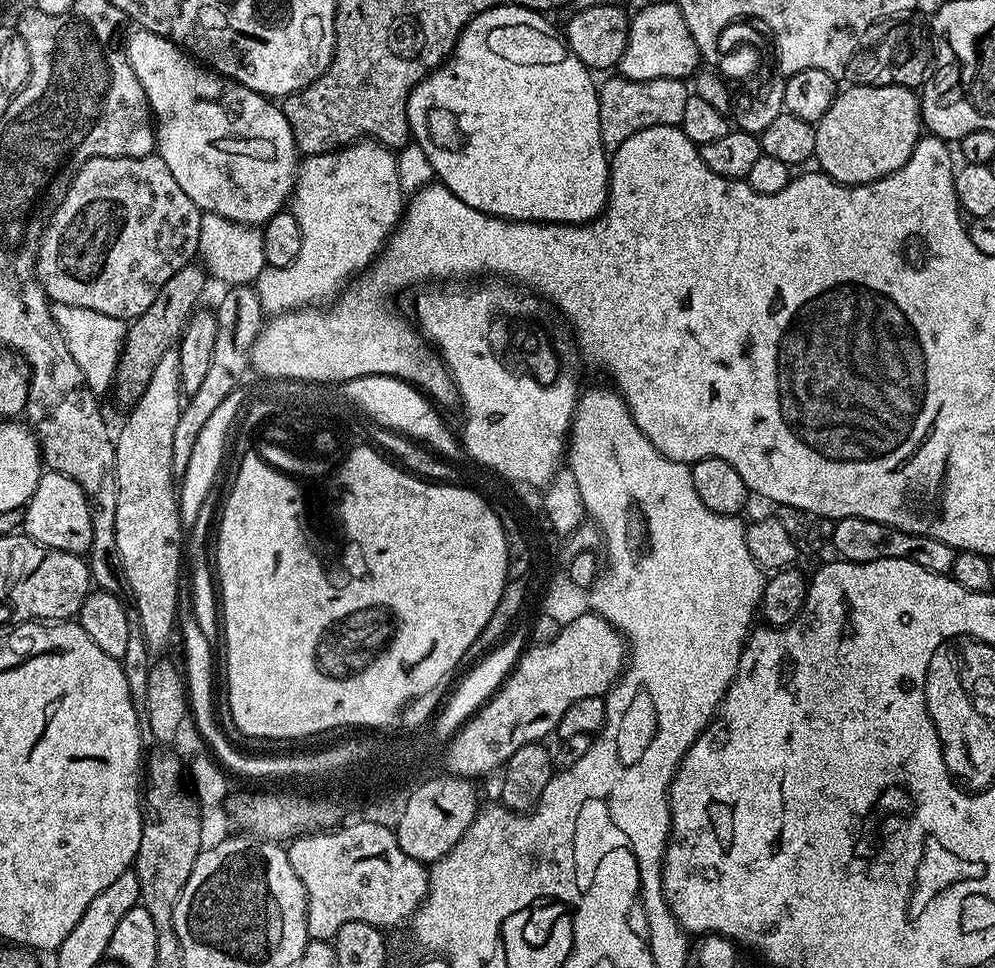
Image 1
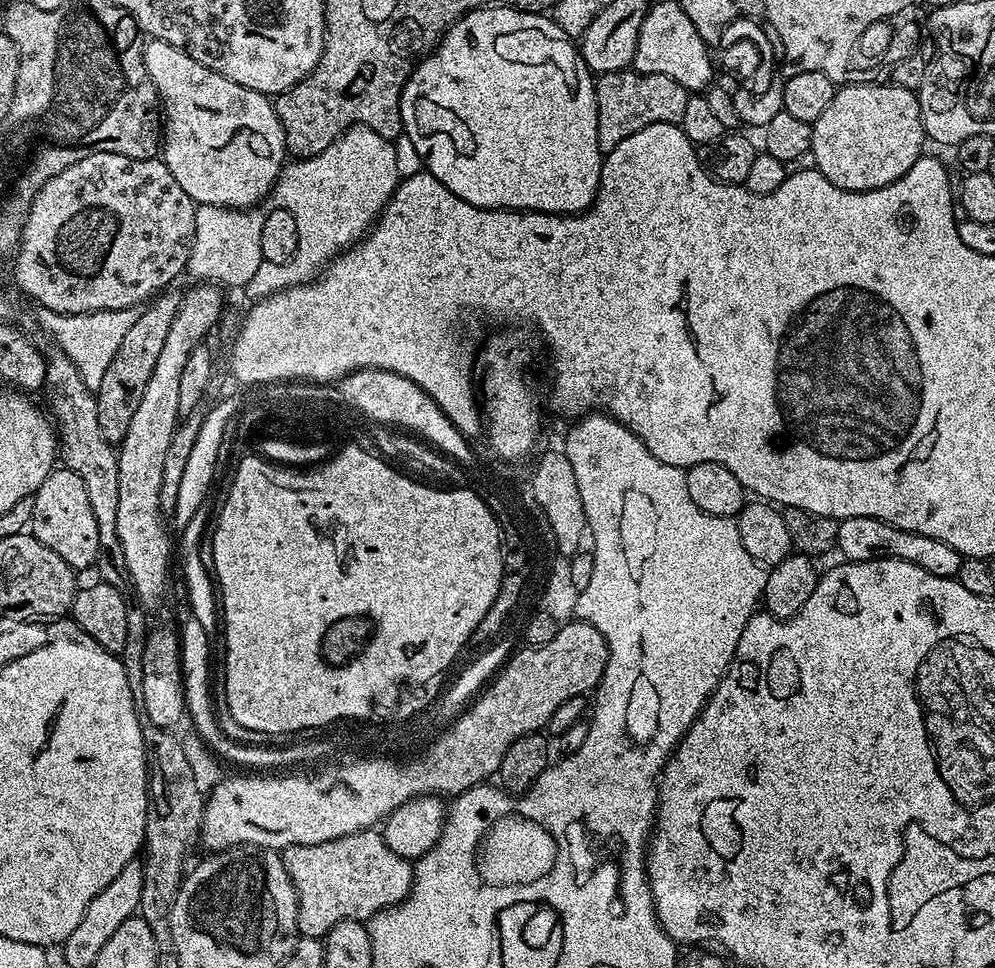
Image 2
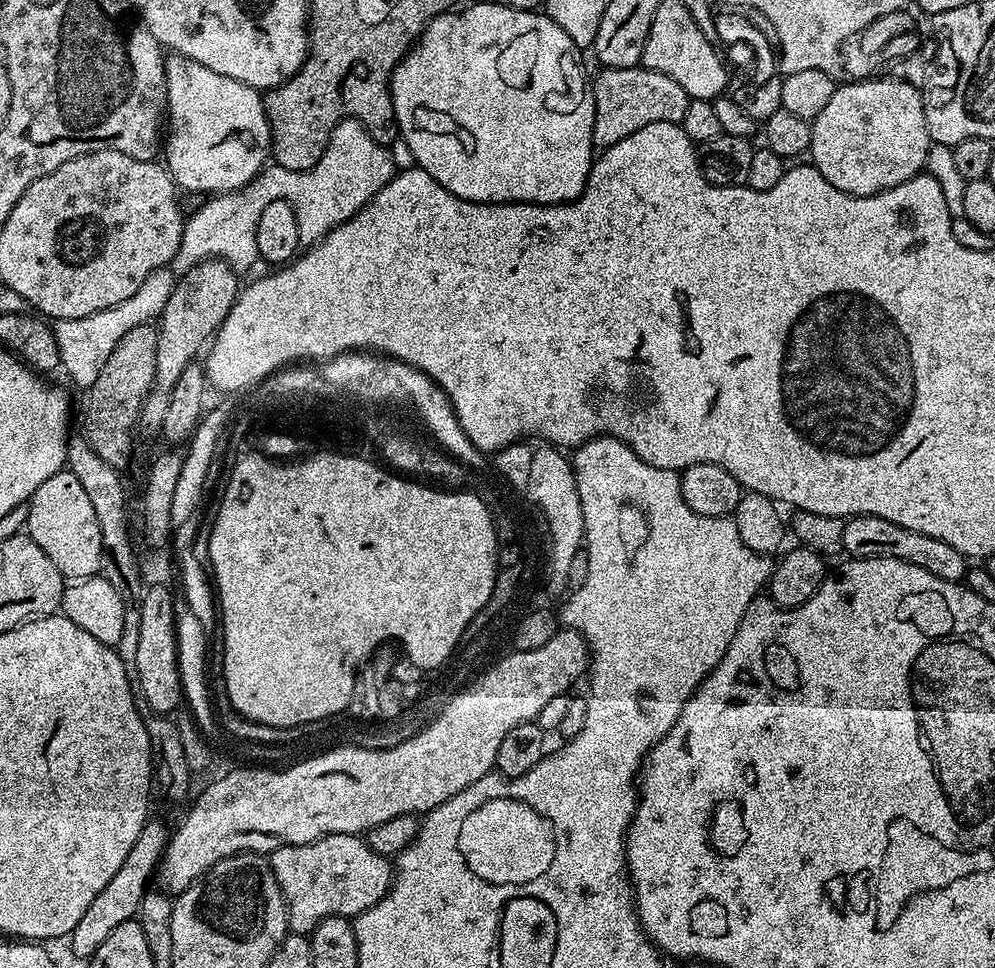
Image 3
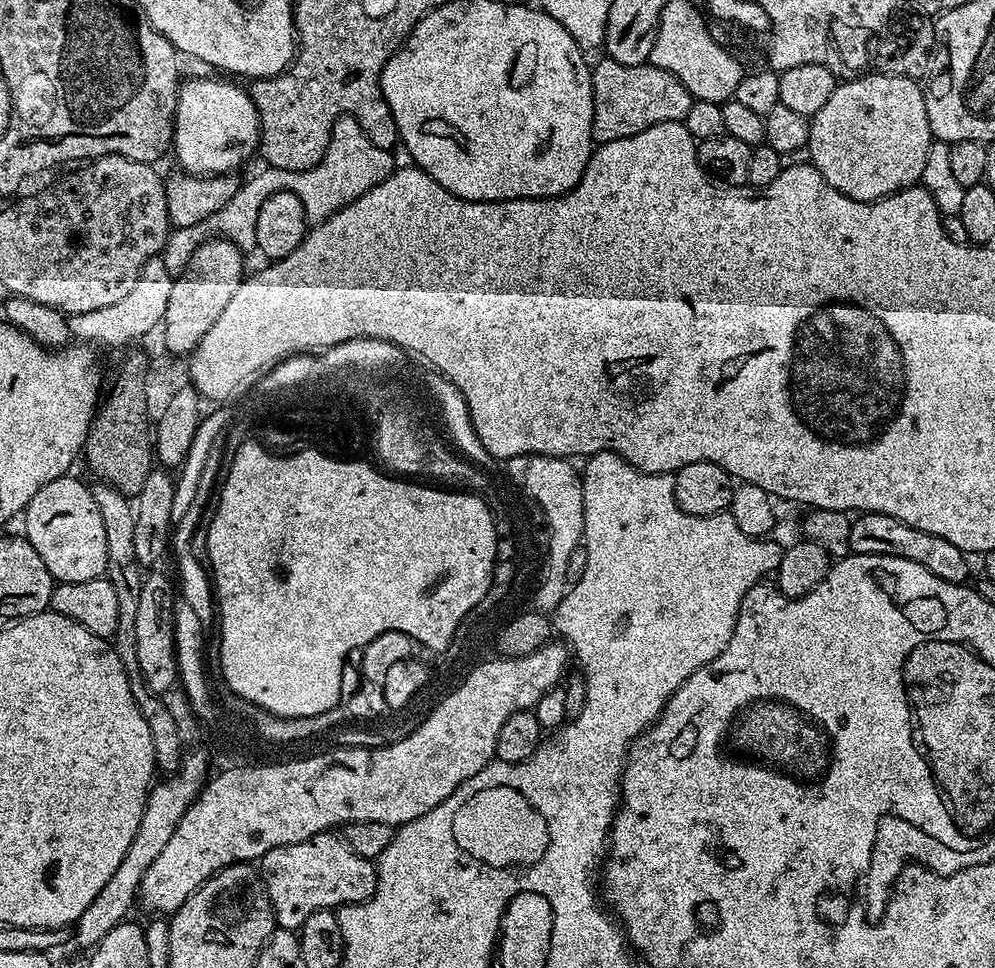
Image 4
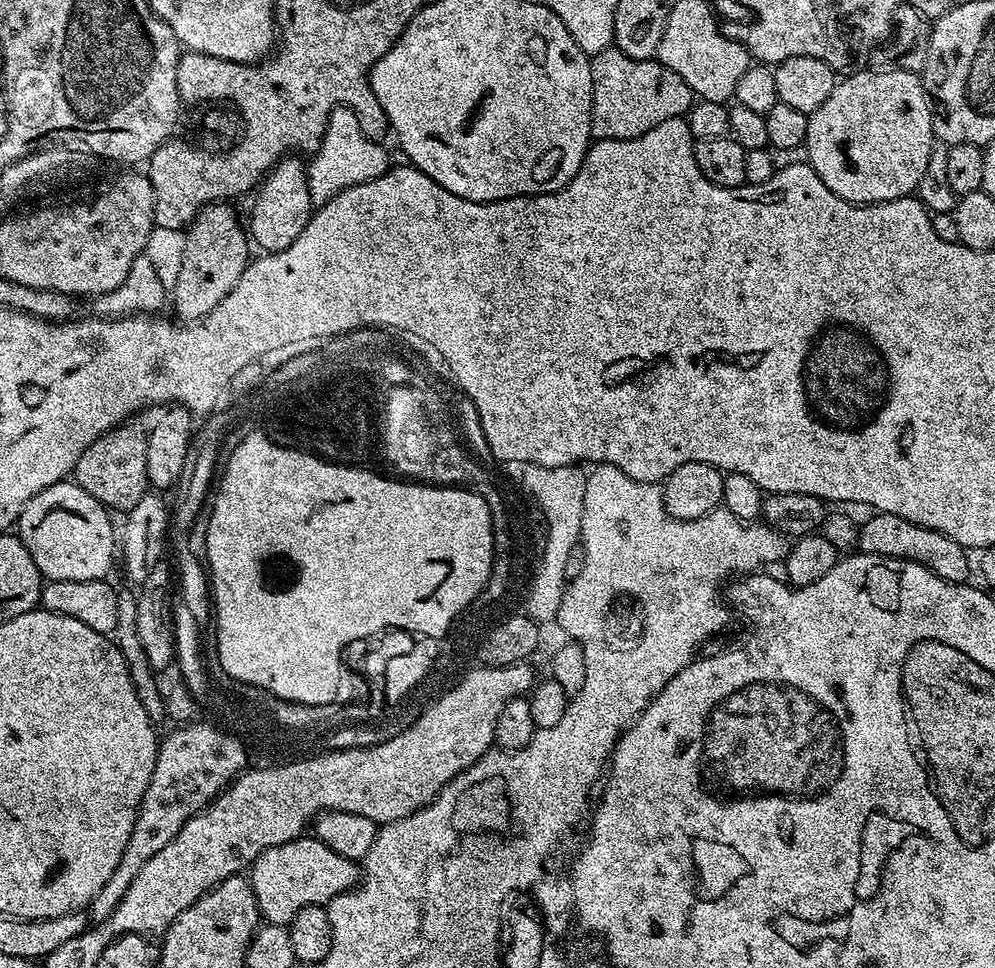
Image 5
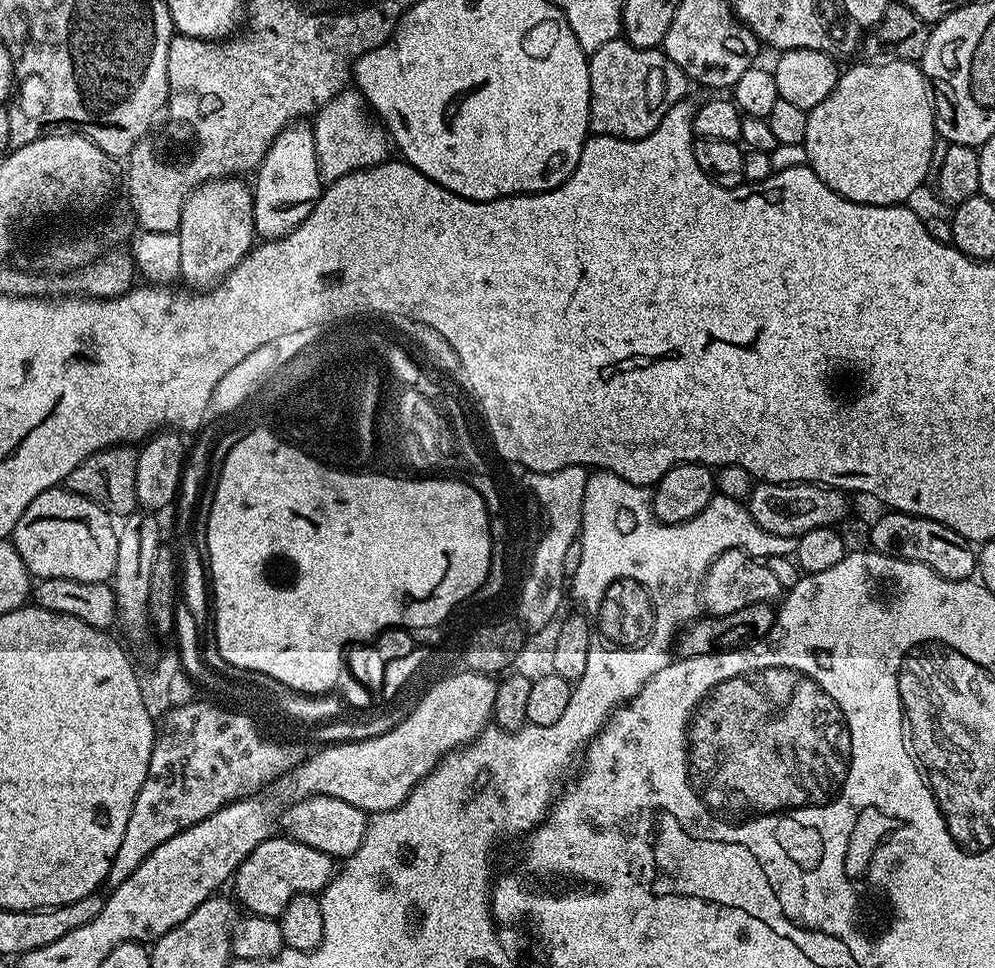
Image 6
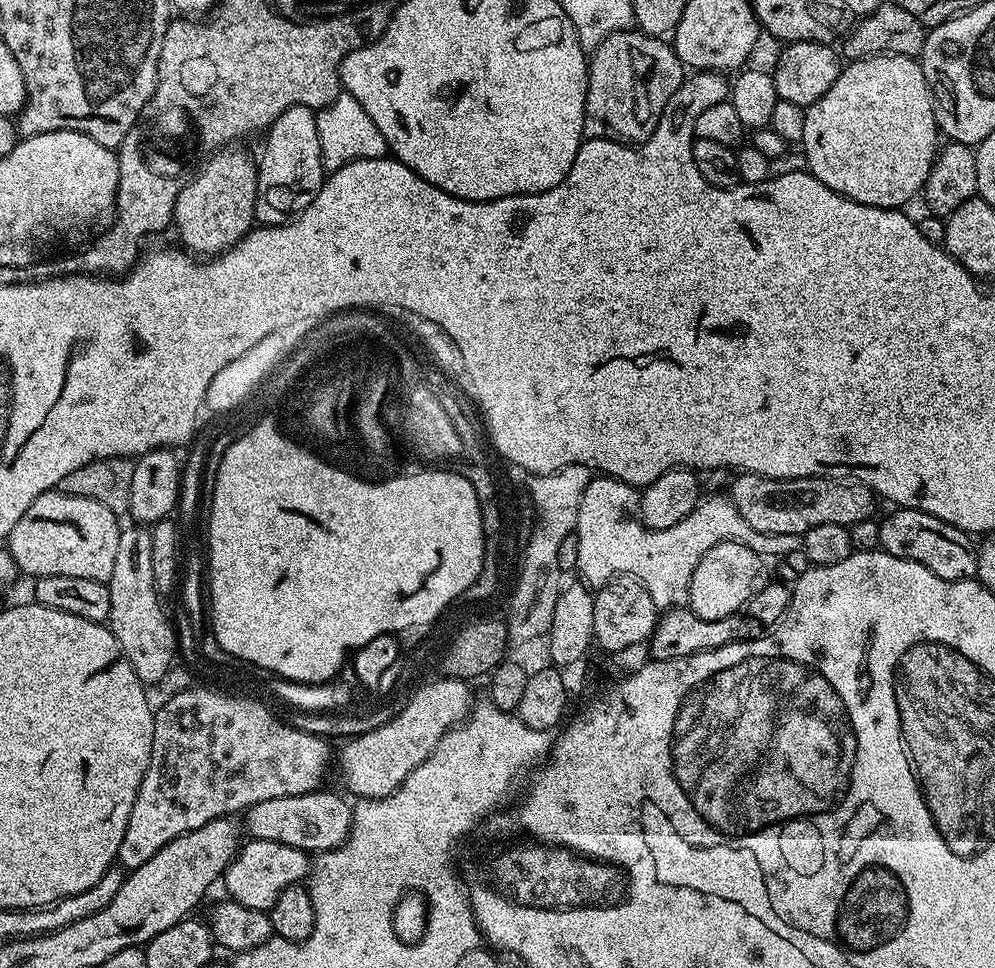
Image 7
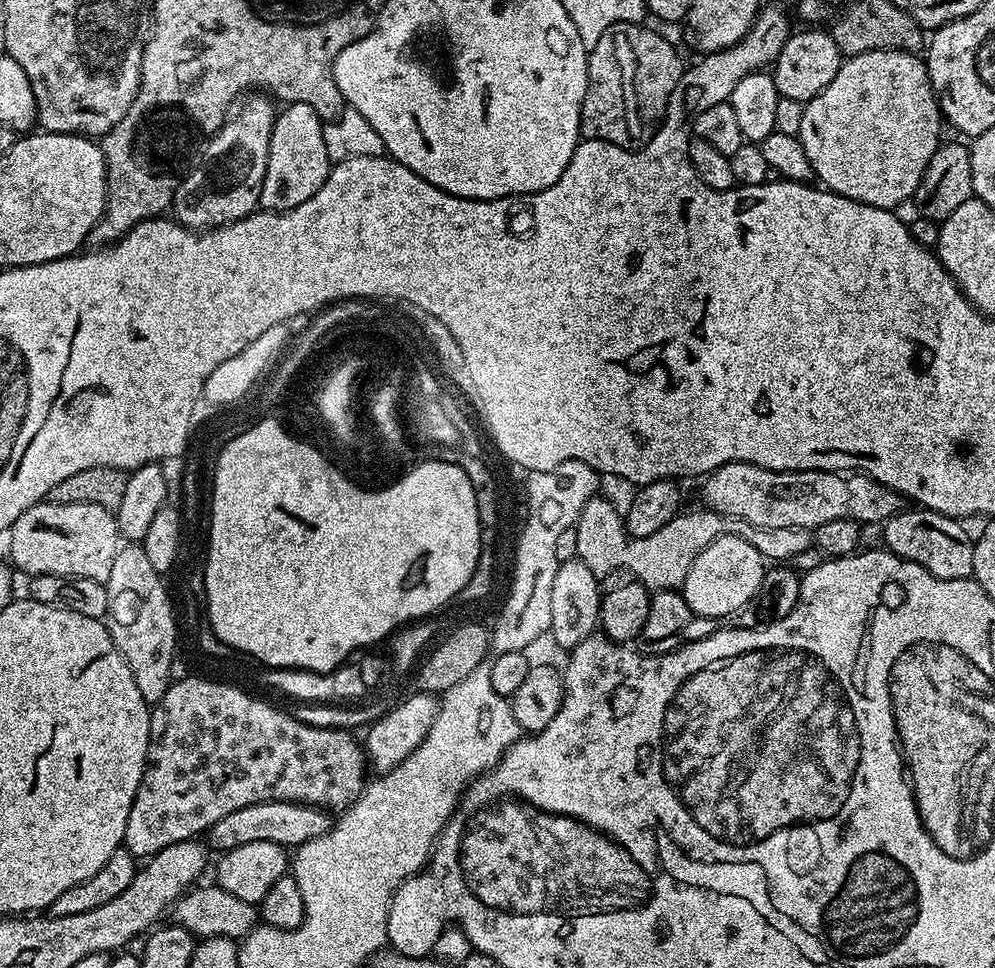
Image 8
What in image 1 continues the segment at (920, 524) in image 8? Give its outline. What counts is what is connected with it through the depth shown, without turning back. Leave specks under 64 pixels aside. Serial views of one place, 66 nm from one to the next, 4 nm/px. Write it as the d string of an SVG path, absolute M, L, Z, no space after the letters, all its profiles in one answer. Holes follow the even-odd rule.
M842 518L832 525L831 547L836 547L835 555L841 560L849 560L855 564L865 564L886 558L902 558L914 562L931 572L951 573L957 549L946 546L933 536L923 536L913 532L903 532L894 526L886 526L882 522L874 522L866 518Z

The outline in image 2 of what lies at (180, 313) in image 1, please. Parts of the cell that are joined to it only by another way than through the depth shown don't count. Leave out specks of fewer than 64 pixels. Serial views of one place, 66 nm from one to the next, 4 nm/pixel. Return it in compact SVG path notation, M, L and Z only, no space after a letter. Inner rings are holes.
M175 288L165 289L159 293L142 311L133 326L122 338L109 369L102 376L102 386L94 389L98 402L98 426L108 443L116 446L124 439L130 426L130 418L134 418L134 410L138 410L138 402L142 402L142 390L146 390L146 382L154 372L159 352L170 332L170 325L181 304L181 291Z

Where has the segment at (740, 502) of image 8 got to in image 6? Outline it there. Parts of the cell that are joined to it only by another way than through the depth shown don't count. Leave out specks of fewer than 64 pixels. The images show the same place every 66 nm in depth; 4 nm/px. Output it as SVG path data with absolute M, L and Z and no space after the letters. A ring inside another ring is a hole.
M757 483L746 497L748 515L762 530L799 538L806 530L839 525L849 515L849 497L838 488L822 484L766 484Z

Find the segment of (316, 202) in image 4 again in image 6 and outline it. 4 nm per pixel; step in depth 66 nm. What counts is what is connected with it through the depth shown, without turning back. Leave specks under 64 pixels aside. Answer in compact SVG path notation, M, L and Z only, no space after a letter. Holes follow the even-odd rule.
M355 87L343 88L326 106L316 111L311 121L314 146L318 154L321 181L331 182L363 168L382 164L390 156L390 140L383 127L368 124L369 109Z

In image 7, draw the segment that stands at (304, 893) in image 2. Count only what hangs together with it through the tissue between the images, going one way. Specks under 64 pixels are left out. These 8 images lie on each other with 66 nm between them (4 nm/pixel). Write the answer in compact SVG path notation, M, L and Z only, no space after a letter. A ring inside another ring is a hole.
M249 839L228 864L222 877L222 885L224 884L225 890L228 891L225 893L234 902L250 906L259 912L267 912L274 906L278 894L286 890L286 886L301 883L309 871L309 853L294 846L282 846L282 842Z

